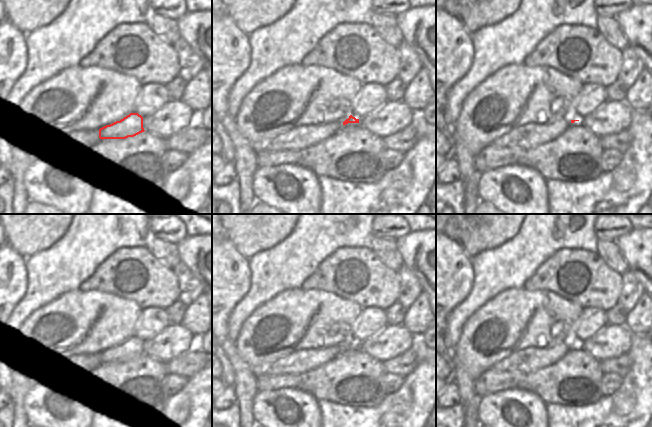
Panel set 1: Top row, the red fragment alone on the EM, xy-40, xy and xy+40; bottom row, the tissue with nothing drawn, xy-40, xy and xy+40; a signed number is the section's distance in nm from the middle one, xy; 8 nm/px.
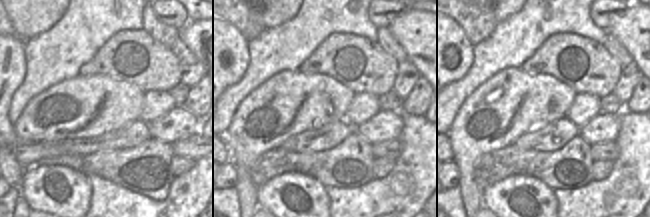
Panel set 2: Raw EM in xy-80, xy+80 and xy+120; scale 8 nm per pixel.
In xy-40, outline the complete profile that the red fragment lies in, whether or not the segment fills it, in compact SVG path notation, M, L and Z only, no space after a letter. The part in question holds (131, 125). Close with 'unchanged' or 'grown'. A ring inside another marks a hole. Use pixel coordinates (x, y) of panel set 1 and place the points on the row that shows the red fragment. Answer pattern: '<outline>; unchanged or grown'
M130 113L120 121L106 125L99 129L100 139L126 139L134 137L142 132L143 117L138 113Z; unchanged

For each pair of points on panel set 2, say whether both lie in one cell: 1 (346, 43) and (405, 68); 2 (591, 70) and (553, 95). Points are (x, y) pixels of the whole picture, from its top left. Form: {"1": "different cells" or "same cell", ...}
{"1": "different cells", "2": "different cells"}

